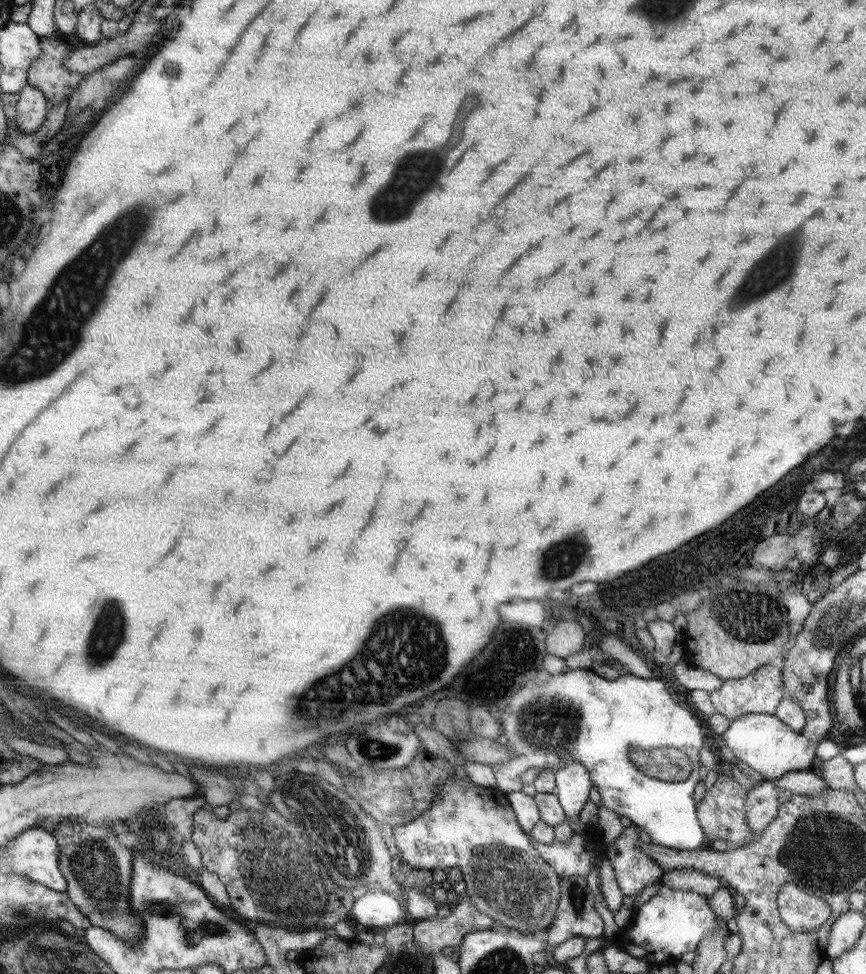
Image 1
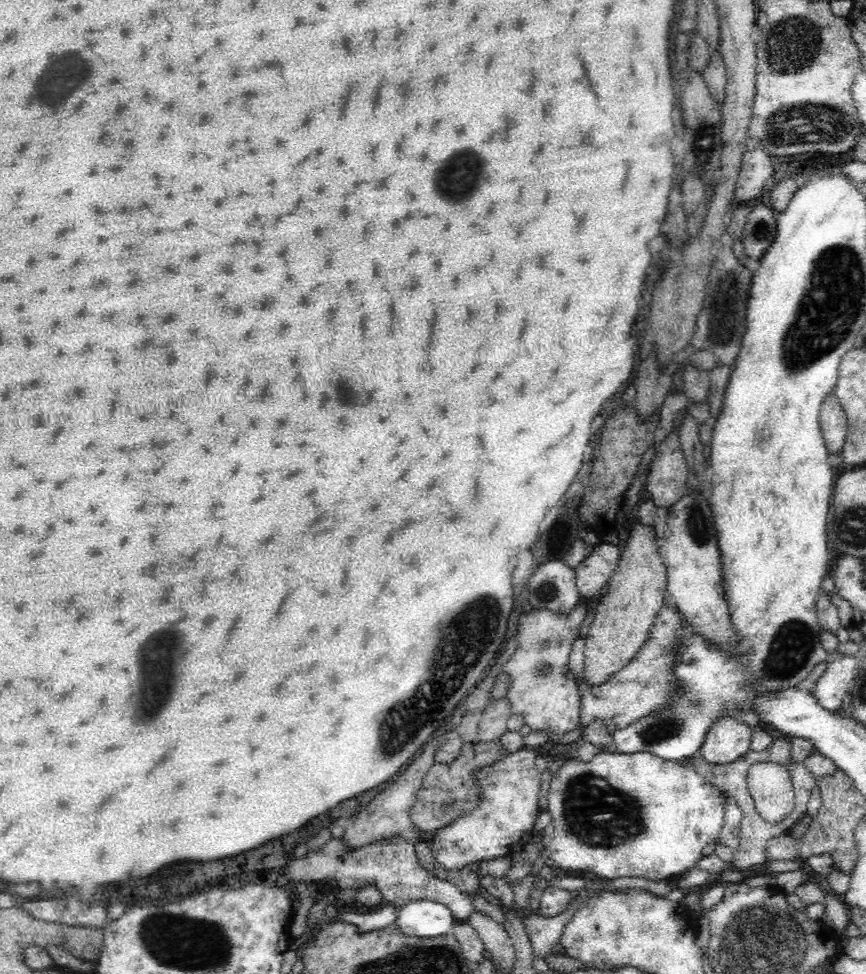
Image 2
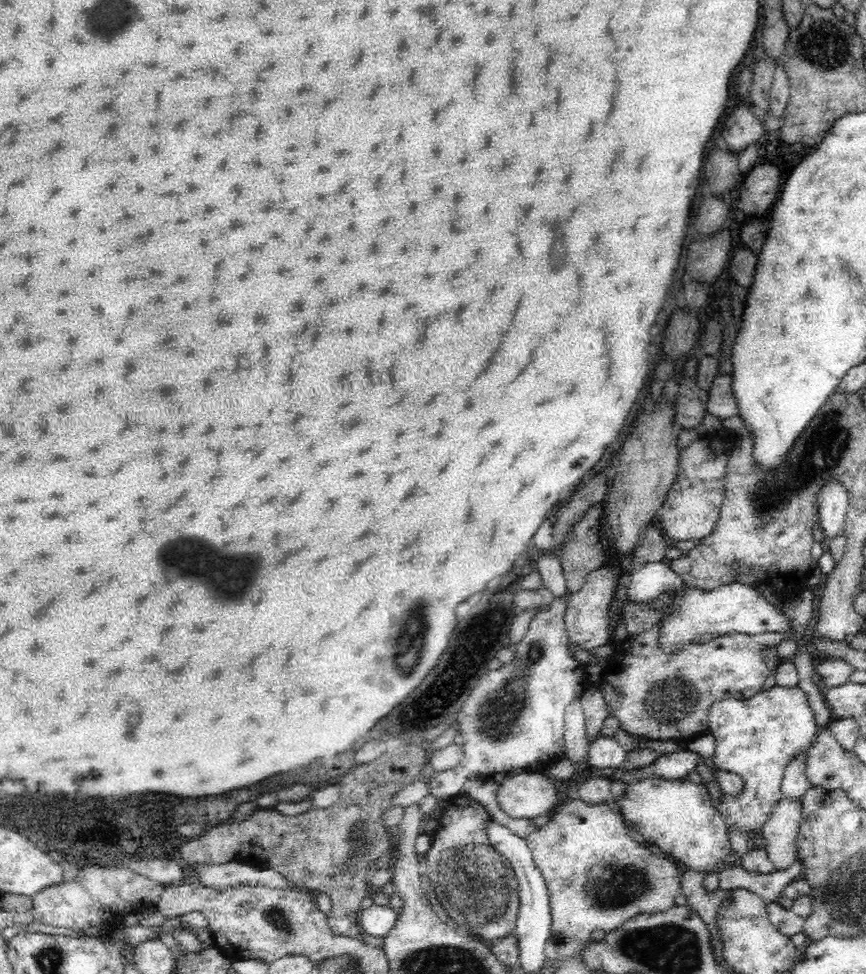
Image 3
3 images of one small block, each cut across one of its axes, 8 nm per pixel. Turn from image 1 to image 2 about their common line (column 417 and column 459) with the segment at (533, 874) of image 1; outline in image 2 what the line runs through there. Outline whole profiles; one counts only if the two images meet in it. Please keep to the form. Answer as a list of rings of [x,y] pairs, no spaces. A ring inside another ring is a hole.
[[[514,746],[514,754],[494,760],[490,766],[482,766],[472,772],[472,780],[478,792],[478,804],[464,816],[452,820],[448,826],[438,828],[432,834],[432,858],[446,870],[462,870],[466,866],[476,868],[486,860],[510,858],[522,852],[528,842],[538,834],[534,830],[540,808],[540,778],[536,766],[536,748]]]

